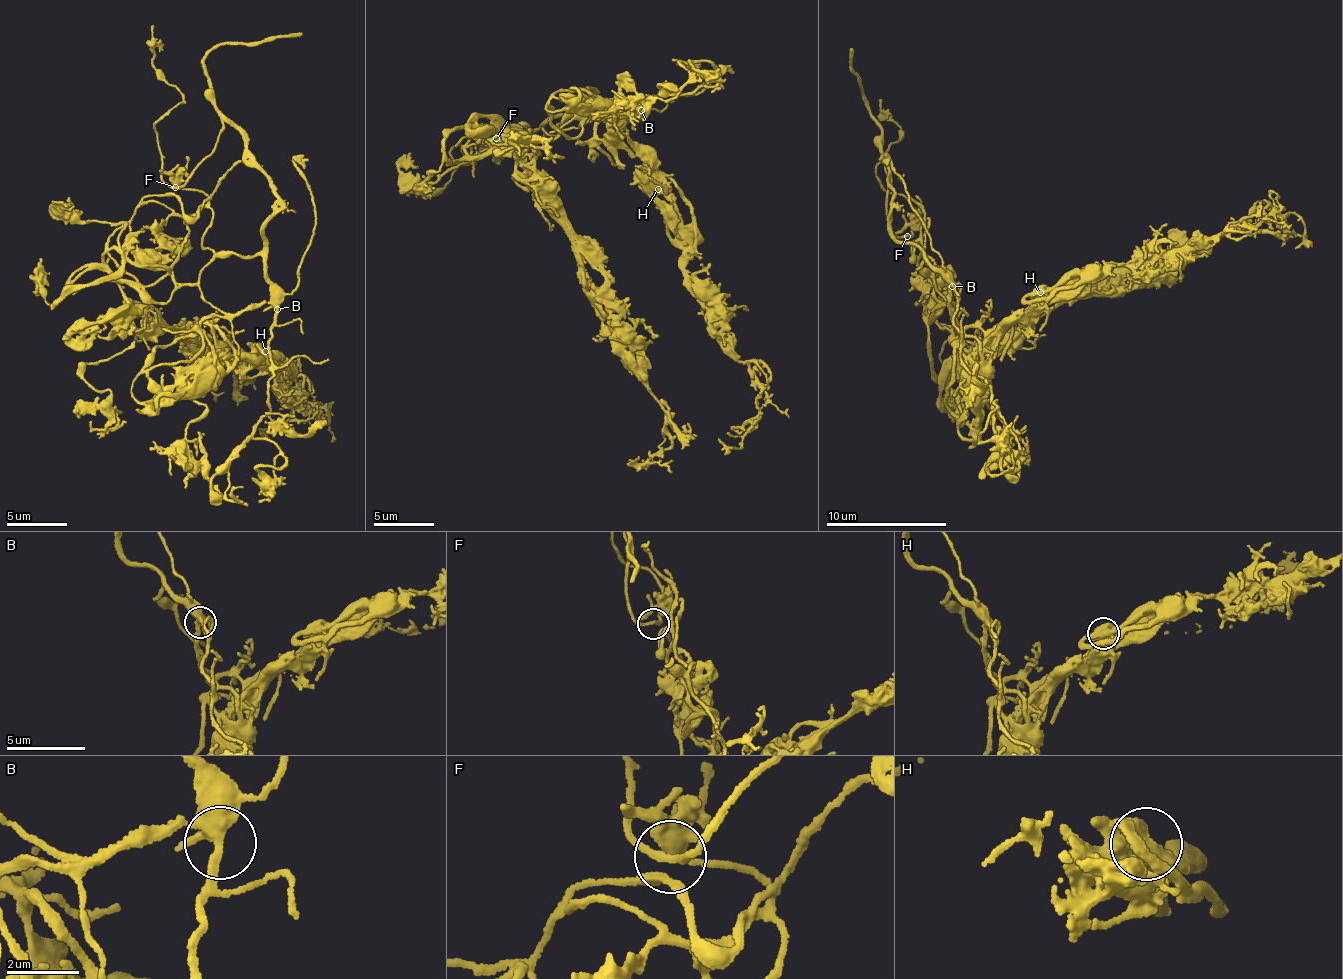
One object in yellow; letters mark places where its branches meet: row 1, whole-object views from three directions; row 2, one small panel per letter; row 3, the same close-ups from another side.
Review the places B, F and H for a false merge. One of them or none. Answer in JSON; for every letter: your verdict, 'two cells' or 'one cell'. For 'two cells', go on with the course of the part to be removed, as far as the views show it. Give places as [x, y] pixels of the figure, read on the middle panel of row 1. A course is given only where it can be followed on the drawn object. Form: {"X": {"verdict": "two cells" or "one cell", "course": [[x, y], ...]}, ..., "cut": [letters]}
{"B": {"verdict": "one cell"}, "F": {"verdict": "one cell"}, "H": {"verdict": "one cell"}, "cut": []}

